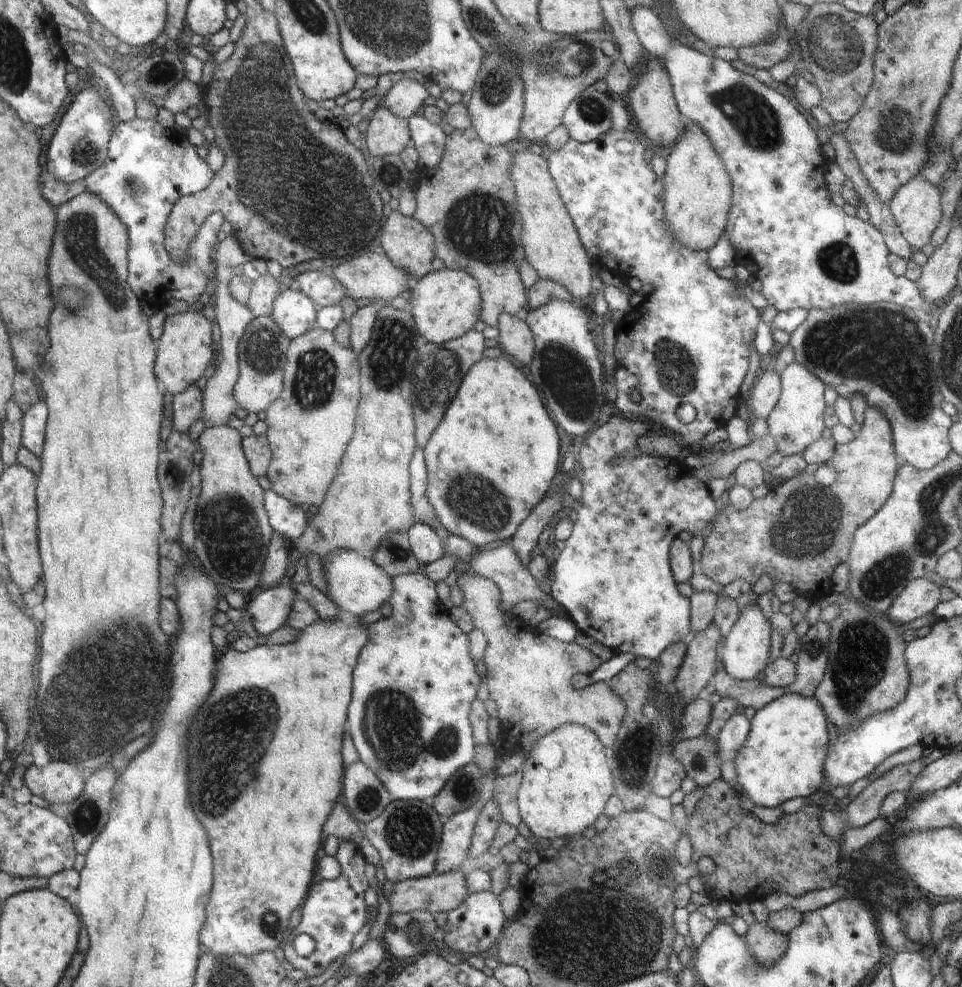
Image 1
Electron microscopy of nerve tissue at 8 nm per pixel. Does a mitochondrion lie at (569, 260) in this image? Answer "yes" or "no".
no

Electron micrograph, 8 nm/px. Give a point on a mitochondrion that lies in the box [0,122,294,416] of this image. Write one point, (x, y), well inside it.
(81, 240)

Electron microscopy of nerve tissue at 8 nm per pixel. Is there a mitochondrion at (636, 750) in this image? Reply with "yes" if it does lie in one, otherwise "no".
yes

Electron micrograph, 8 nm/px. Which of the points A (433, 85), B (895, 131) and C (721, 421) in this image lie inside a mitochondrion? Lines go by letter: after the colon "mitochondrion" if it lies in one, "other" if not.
A: other
B: mitochondrion
C: other

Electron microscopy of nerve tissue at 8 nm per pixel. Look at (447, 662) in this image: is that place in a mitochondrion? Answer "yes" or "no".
no

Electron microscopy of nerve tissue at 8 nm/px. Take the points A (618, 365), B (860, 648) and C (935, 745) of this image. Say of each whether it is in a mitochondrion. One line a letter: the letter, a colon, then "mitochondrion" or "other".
A: other
B: mitochondrion
C: other

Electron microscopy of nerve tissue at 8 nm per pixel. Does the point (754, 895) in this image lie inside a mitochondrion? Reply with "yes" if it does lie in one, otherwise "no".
no

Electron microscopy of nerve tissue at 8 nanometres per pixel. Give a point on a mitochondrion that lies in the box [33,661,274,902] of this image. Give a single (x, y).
(87, 817)

